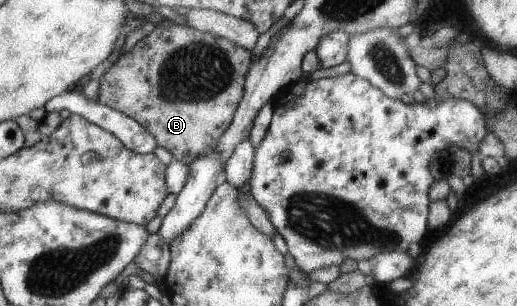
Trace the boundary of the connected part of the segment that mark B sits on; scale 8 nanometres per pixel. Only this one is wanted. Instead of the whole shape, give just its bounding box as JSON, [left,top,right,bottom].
[98,19,252,165]

